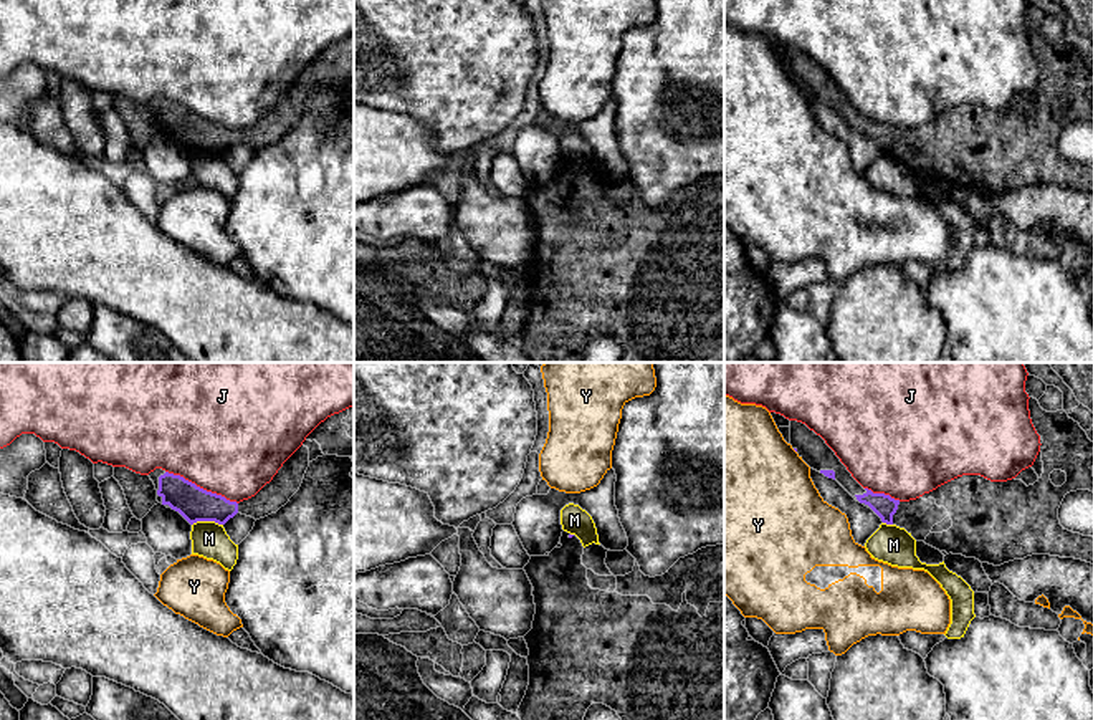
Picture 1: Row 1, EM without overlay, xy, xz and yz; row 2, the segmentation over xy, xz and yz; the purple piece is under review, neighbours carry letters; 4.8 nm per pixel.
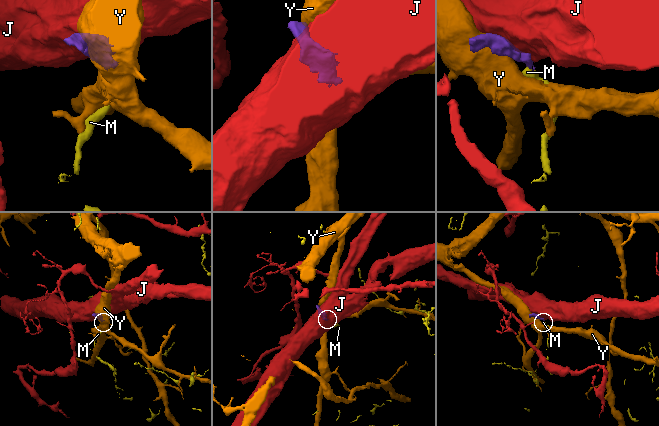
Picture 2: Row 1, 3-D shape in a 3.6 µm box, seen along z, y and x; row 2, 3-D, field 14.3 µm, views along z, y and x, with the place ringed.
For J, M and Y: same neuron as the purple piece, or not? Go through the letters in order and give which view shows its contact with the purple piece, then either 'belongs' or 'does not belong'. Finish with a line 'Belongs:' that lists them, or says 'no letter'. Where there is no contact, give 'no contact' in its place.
J: xy | does not belong
M: xy | does not belong
Y: no contact | does not belong
Belongs: no letter

